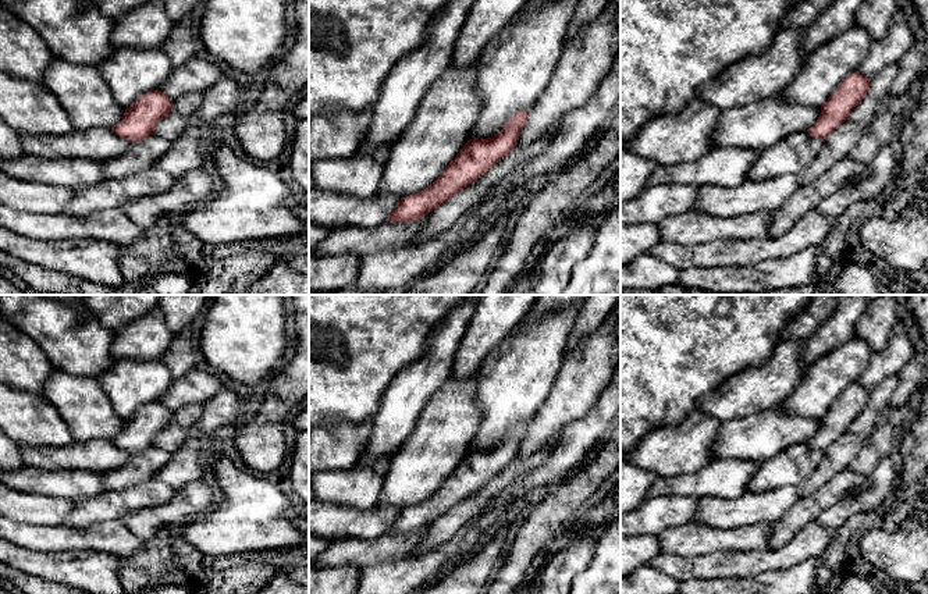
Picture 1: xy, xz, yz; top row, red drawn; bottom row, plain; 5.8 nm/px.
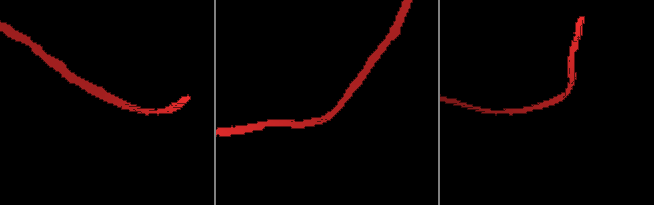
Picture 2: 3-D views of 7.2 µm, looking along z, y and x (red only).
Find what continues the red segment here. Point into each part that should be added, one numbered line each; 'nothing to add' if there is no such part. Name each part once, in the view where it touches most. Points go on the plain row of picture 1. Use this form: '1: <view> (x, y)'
nothing to add

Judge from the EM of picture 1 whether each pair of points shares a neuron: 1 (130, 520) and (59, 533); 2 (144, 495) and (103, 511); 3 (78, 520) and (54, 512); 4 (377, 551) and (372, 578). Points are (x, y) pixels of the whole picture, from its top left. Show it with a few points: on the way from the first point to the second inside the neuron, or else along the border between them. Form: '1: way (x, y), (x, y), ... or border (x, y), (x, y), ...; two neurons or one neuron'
1: border (120, 519), (144, 541); two neurons
2: way (134, 498), (113, 505); one neuron
3: border (73, 502), (73, 509), (64, 523); two neurons
4: border (406, 558), (362, 569); two neurons

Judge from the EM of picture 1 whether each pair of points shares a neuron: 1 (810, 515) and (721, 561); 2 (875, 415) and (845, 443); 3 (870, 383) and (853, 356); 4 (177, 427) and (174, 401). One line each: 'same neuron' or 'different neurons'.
1: different neurons
2: different neurons
3: different neurons
4: different neurons

